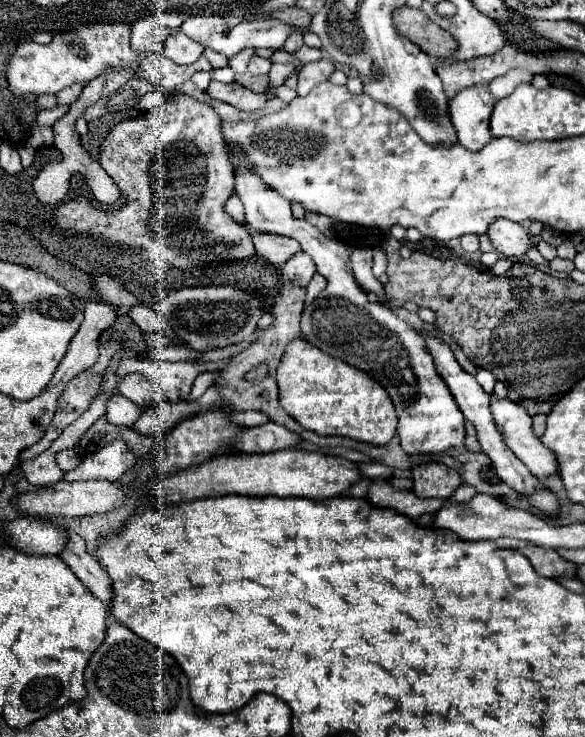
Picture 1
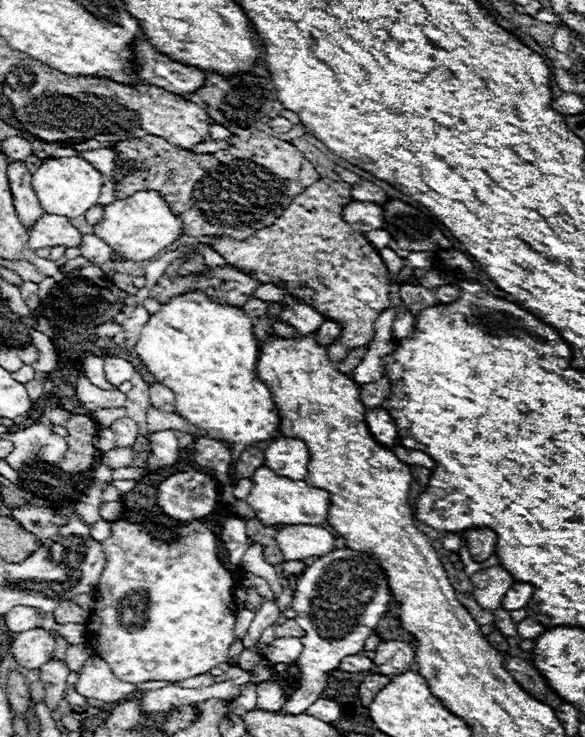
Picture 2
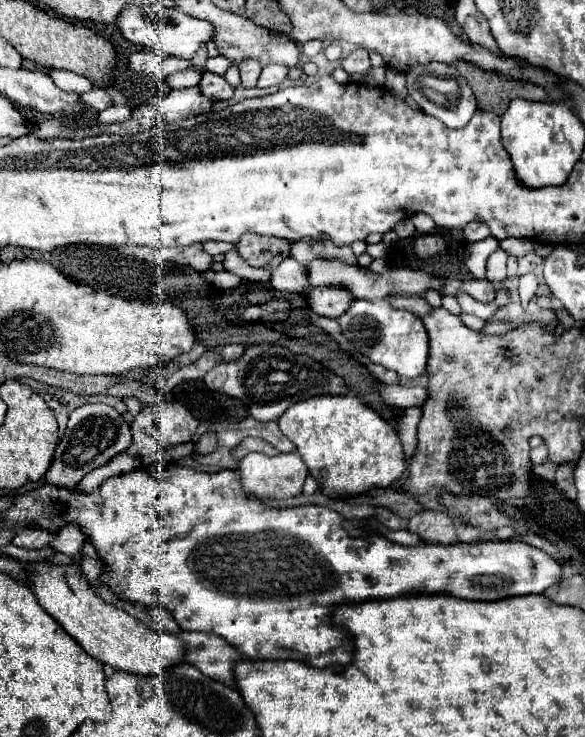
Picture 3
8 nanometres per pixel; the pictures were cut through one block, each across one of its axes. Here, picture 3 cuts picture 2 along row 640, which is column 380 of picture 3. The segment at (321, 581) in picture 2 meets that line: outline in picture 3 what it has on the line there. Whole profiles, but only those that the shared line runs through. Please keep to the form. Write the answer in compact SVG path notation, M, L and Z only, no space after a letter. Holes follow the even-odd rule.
M354 300L348 312L338 318L338 324L346 338L374 364L394 370L400 376L416 378L426 372L428 358L428 334L420 318L408 310L396 310L392 304L384 302L364 302Z

